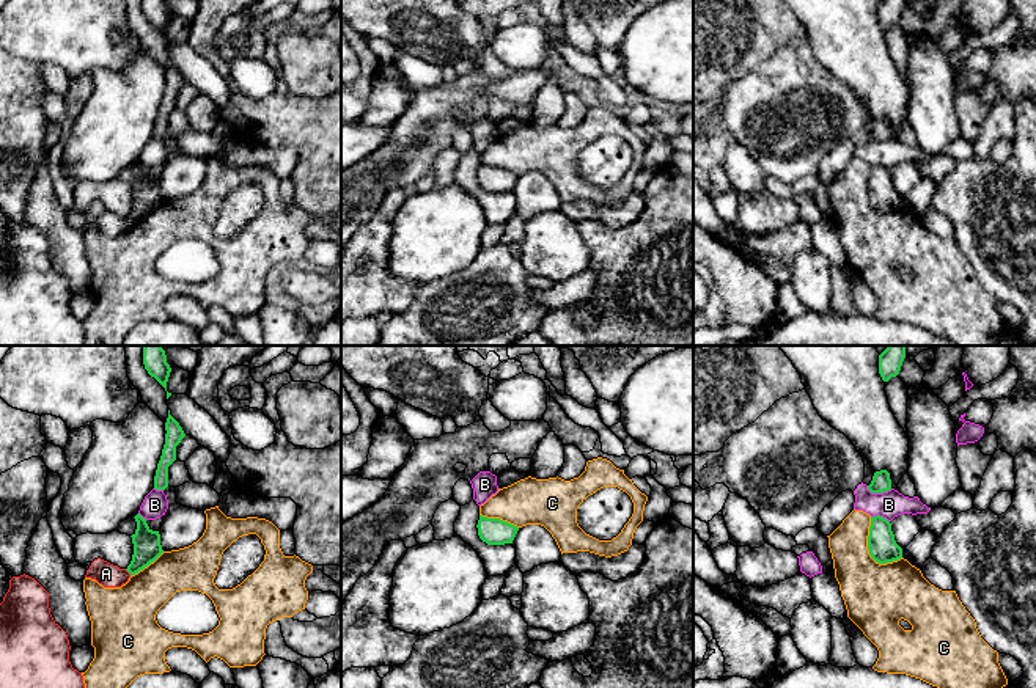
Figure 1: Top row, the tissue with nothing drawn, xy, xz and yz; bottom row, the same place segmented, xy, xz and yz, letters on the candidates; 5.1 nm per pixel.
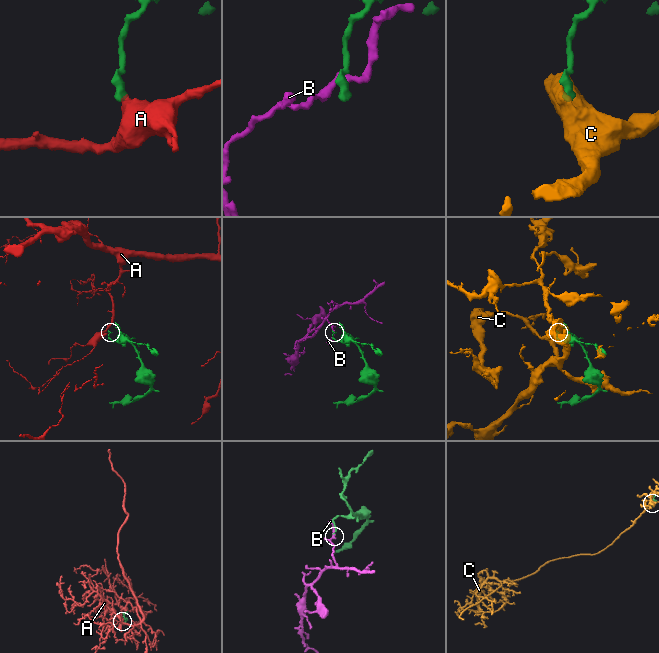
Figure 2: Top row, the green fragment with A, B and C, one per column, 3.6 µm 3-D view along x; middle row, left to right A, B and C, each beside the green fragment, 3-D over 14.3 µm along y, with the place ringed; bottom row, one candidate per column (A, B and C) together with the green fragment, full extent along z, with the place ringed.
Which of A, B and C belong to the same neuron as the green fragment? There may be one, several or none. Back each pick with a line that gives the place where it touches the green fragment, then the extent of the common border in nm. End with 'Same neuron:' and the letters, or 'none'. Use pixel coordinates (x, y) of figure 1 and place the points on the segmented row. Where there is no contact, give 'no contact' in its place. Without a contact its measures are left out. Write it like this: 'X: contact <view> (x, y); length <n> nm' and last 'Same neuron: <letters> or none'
Same neuron: none

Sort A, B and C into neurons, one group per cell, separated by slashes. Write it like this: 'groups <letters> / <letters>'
groups A / B / C

